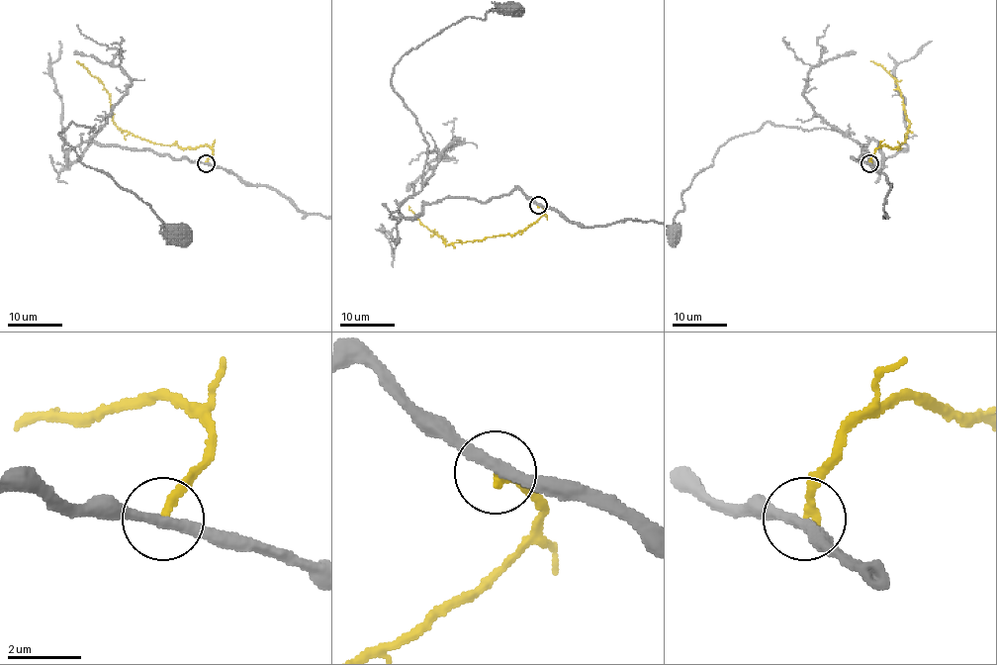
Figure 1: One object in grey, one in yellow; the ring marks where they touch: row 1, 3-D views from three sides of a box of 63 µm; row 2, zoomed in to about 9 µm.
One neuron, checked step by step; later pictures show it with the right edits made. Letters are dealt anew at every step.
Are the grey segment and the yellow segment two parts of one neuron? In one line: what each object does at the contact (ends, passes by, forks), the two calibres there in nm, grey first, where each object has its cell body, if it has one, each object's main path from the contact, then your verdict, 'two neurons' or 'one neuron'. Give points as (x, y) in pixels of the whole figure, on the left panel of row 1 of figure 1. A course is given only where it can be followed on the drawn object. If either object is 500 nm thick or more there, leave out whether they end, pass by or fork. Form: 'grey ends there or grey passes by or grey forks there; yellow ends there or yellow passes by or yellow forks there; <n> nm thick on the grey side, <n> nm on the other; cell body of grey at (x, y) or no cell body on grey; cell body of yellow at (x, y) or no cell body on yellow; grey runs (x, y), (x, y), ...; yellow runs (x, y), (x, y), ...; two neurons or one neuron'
grey passes by; yellow ends there; 280 nm thick on the grey side, 220 nm on the other; cell body of grey at (179, 234); no cell body on yellow; grey runs (205, 162), (90, 140), (67, 164), (95, 131), (71, 122), (59, 133), (78, 158), (178, 234); yellow runs (205, 162), (212, 149), (204, 145), (182, 147), (153, 143), (122, 131), (112, 118), (106, 89), (76, 61); two neurons

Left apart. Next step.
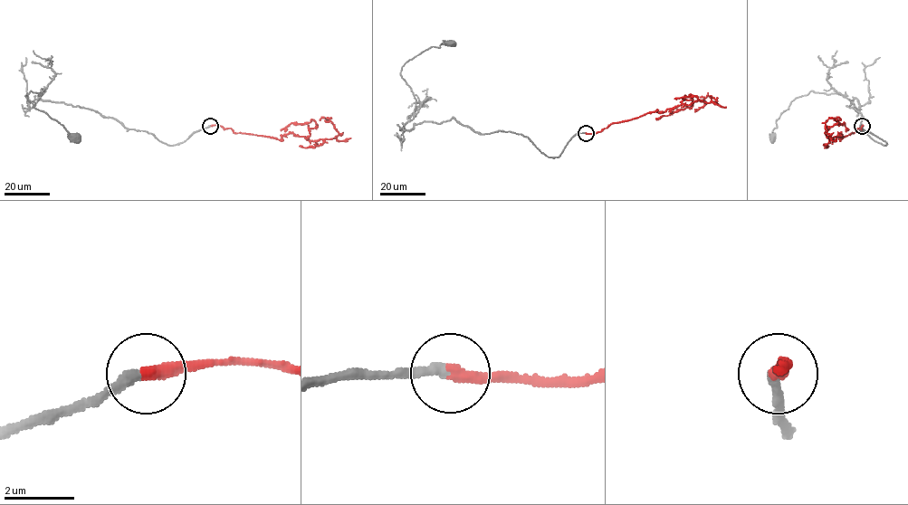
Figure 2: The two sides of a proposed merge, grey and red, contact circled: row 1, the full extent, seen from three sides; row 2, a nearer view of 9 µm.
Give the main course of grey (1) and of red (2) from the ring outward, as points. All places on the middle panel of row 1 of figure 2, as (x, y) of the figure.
1: (586, 133), (558, 157), (520, 134), (478, 134), (453, 118), (406, 129), (415, 99), (402, 67), (450, 42)
2: (586, 133), (656, 109), (715, 100), (707, 96), (694, 111)

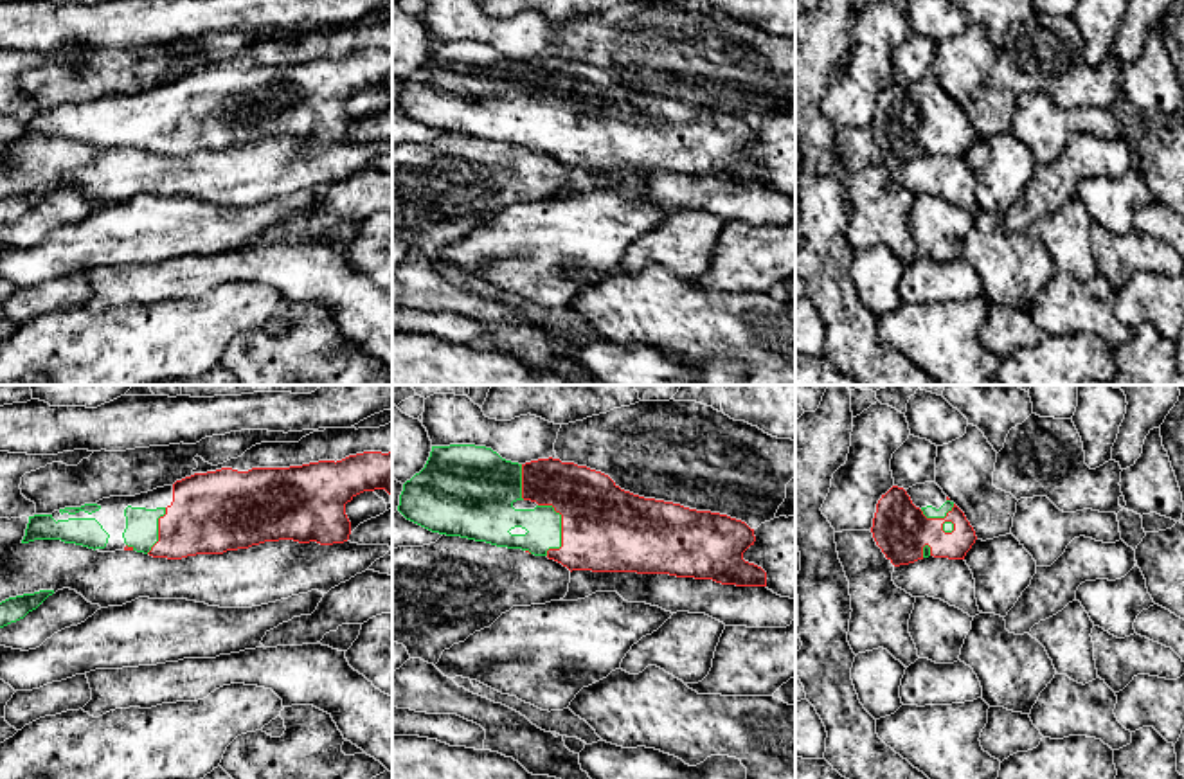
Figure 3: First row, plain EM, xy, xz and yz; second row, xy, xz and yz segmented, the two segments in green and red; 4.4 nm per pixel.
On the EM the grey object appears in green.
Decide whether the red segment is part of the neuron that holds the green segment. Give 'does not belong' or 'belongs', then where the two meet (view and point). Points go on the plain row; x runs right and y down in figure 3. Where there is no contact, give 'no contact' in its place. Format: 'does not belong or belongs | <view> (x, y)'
belongs | xz (560, 125)

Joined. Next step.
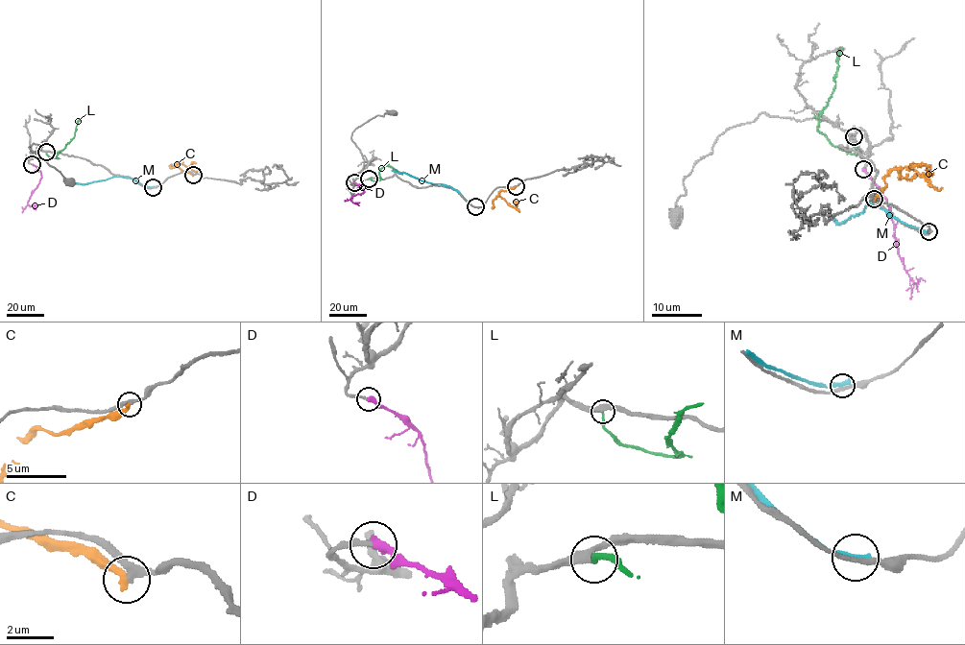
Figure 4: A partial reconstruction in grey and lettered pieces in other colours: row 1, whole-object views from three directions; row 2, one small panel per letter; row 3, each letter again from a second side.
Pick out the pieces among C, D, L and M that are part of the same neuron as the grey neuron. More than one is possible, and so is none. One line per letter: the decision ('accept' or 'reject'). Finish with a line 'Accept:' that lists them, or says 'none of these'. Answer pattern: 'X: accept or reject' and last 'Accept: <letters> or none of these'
C: reject
D: accept
L: accept
M: reject
Accept: D, L

